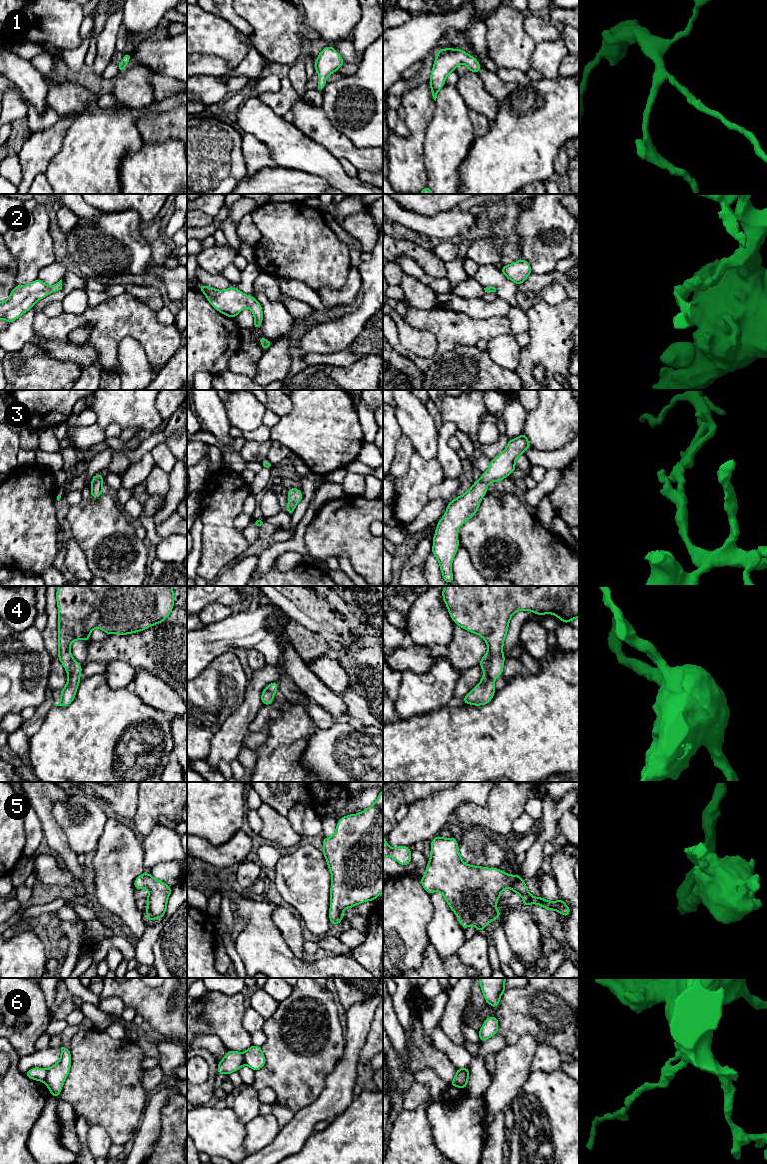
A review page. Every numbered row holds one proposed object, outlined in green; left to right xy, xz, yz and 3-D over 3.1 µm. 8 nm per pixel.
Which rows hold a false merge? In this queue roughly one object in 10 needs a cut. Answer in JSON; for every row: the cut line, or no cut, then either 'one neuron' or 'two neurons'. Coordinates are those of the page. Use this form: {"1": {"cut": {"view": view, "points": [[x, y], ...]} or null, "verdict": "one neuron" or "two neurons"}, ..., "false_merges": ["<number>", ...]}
{"1": {"cut": null, "verdict": "one neuron"}, "2": {"cut": null, "verdict": "one neuron"}, "3": {"cut": null, "verdict": "one neuron"}, "4": {"cut": null, "verdict": "one neuron"}, "5": {"cut": null, "verdict": "one neuron"}, "6": {"cut": {"view": "xy", "points": [[47, 1069], [47, 1075], [43, 1081]]}, "verdict": "two neurons"}, "false_merges": ["6"]}

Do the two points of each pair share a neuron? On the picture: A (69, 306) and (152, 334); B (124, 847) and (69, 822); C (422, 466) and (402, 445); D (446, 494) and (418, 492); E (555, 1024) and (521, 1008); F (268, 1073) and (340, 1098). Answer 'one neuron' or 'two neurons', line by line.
A: two neurons
B: two neurons
C: two neurons
D: two neurons
E: one neuron
F: two neurons

